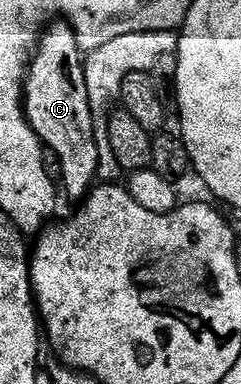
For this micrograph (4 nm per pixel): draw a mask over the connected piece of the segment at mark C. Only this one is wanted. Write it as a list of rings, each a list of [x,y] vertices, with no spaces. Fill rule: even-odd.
[[[54,21],[41,32],[38,46],[30,61],[30,70],[26,72],[24,106],[31,129],[49,150],[50,147],[54,150],[54,155],[62,166],[63,184],[61,183],[61,186],[64,191],[66,186],[67,193],[75,201],[85,199],[98,179],[98,146],[92,121],[92,109],[88,105],[88,85],[84,85],[84,55],[69,23]]]

